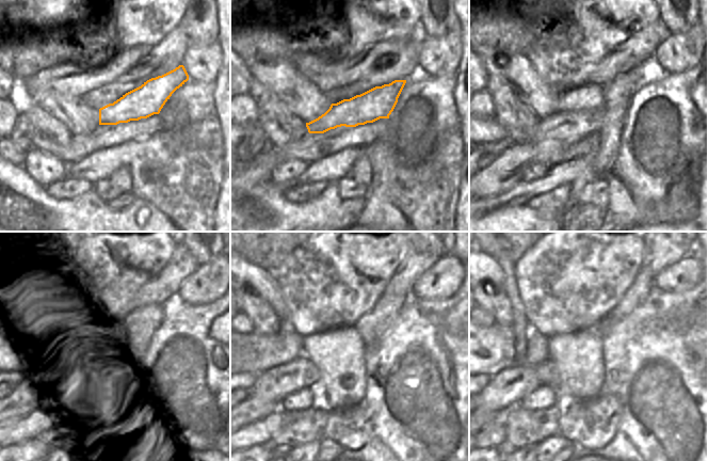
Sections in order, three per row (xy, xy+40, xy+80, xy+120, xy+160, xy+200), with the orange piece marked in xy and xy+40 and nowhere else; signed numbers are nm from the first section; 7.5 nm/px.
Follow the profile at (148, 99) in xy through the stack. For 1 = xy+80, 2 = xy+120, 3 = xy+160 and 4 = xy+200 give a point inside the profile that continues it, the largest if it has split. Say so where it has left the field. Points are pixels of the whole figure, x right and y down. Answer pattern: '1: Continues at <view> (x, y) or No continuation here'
1: Continues at xy+80 (578, 116)
2: Continues at xy+120 (95, 367)
3: Continues at xy+160 (333, 364)
4: Continues at xy+200 (578, 356)

